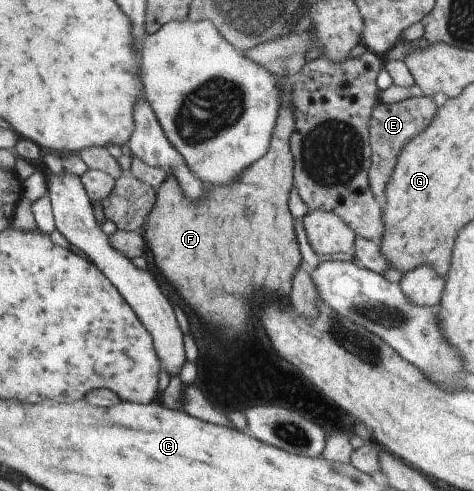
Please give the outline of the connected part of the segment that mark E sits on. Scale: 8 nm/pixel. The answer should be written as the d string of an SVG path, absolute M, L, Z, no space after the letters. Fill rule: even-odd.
M430 96L412 97L396 105L387 105L380 102L374 112L370 114L371 142L374 144L373 165L369 174L369 181L372 183L372 190L379 200L382 208L387 199L387 184L391 181L399 161L399 154L403 148L424 132L435 120L439 107L432 102Z

